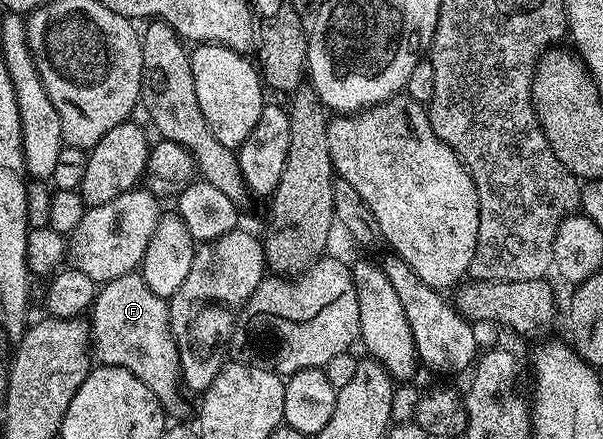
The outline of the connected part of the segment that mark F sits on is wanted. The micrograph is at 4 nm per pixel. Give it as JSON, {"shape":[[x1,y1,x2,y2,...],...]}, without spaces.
{"shape":[[131,272,122,278,114,278,109,284,99,285,96,301,90,309,90,348,100,364,130,370,134,378,139,378,148,389,154,390,165,413,172,414,179,410,180,400,176,397,176,391,181,391,182,377,180,357,176,355,176,341,172,338,172,327,168,321,168,300,154,294,154,290,146,286,143,276]]}

